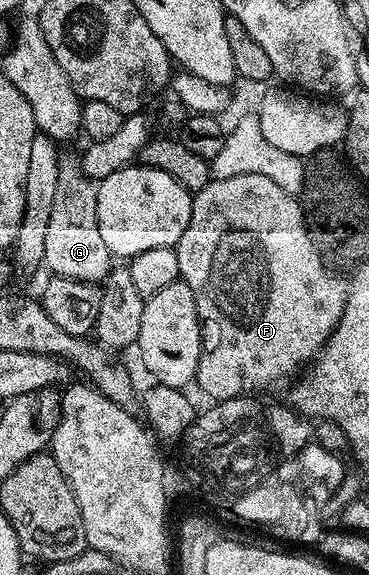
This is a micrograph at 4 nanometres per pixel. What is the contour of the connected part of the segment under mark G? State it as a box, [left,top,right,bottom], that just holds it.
[43,156,113,283]

